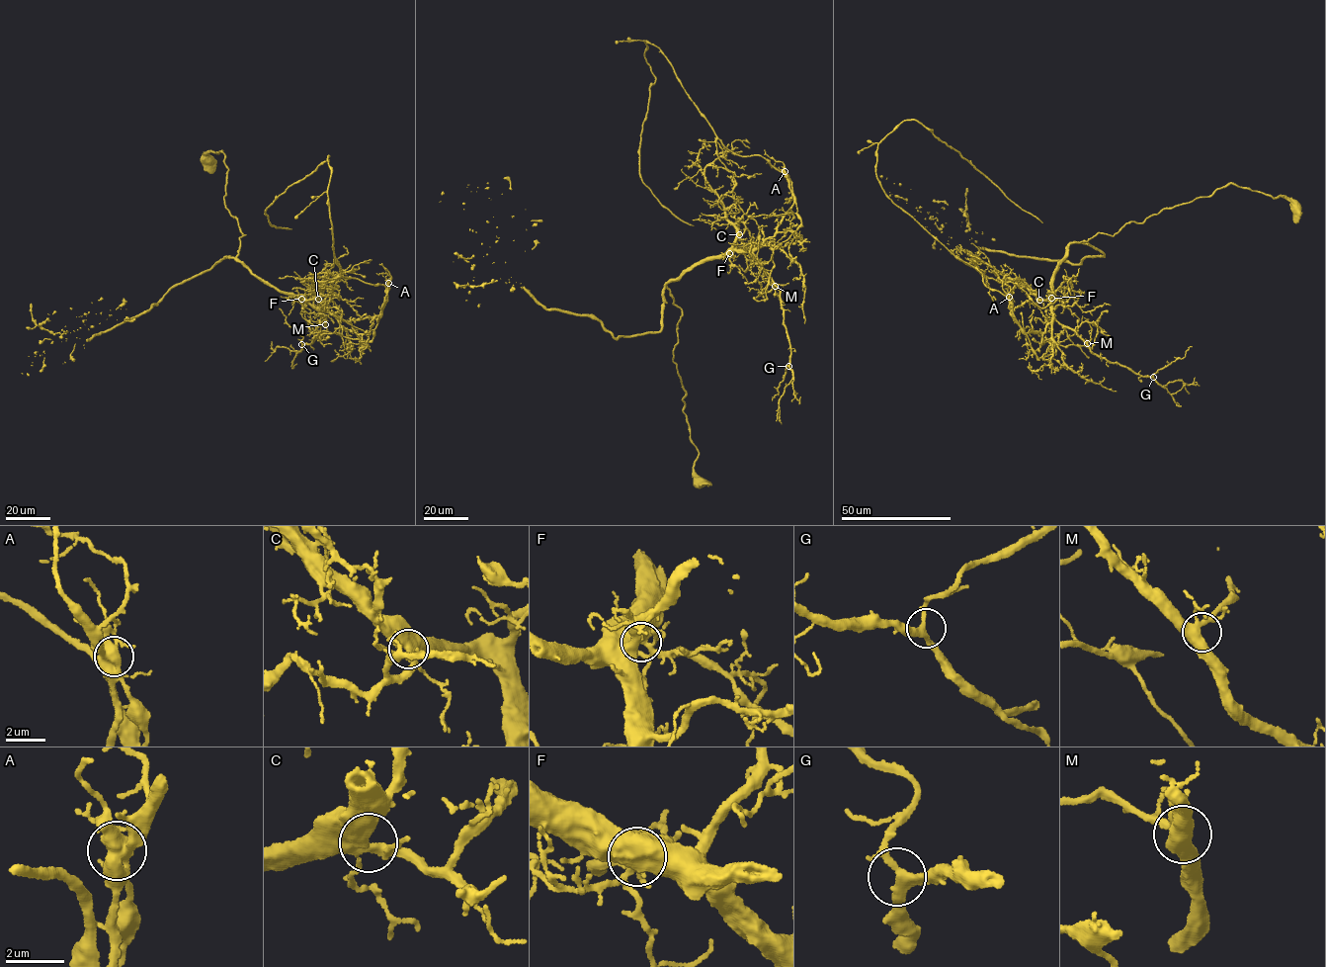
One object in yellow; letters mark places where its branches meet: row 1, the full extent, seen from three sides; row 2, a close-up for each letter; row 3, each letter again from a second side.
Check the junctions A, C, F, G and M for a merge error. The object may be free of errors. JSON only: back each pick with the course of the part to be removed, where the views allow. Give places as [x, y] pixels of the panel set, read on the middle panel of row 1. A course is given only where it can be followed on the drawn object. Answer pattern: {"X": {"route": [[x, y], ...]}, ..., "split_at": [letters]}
{"A": {"route": [[785, 171], [788, 178], [761, 156], [725, 146], [644, 40], [655, 80], [640, 134], [642, 182], [694, 225]]}, "split_at": ["A"]}

